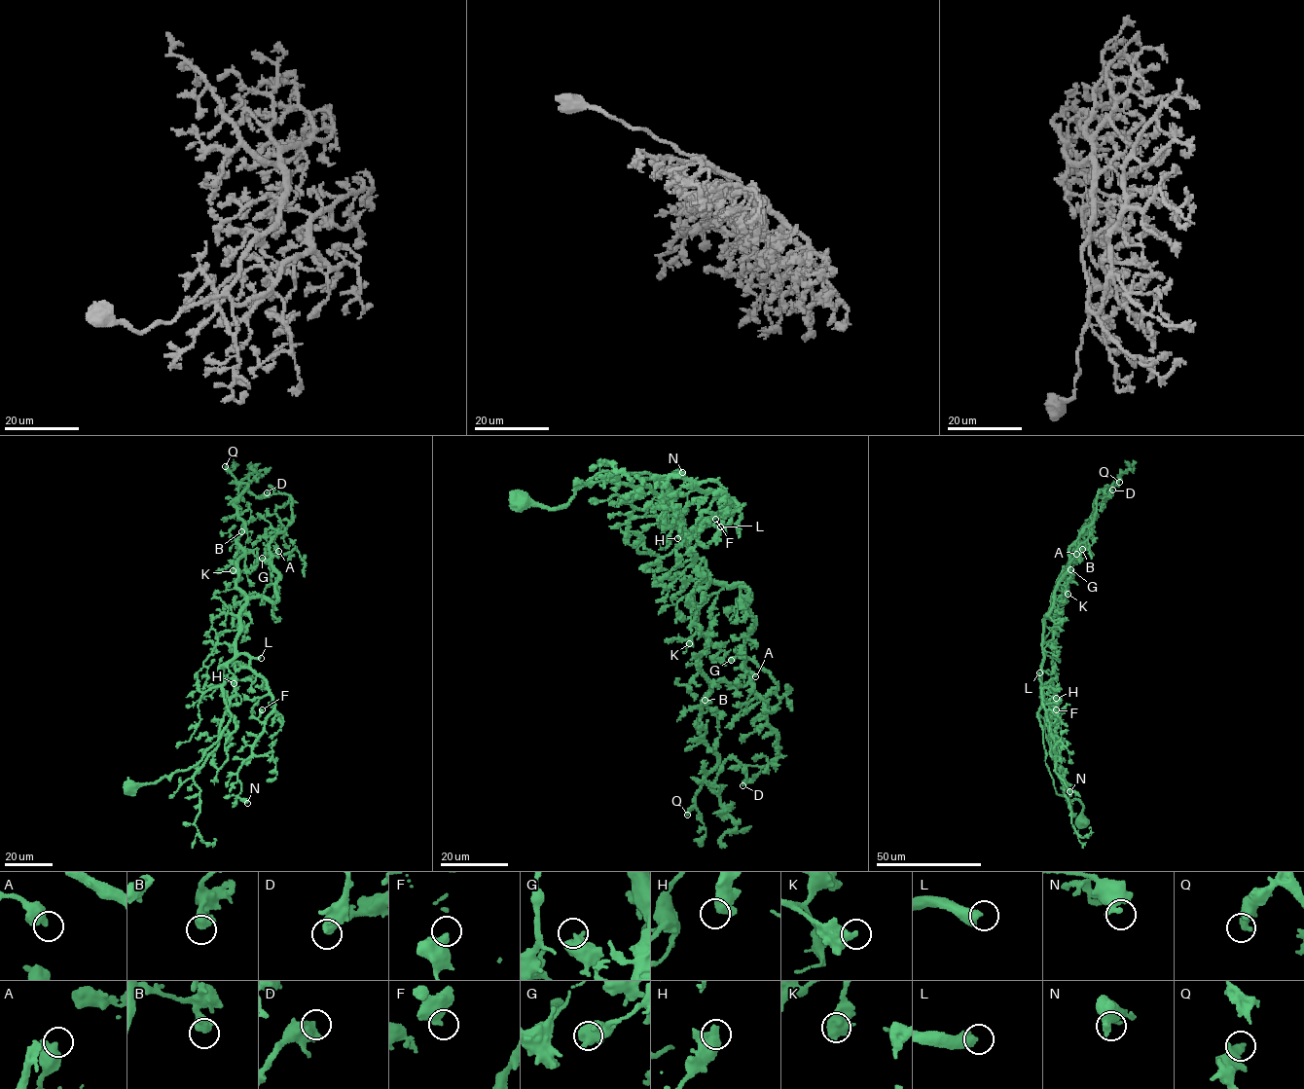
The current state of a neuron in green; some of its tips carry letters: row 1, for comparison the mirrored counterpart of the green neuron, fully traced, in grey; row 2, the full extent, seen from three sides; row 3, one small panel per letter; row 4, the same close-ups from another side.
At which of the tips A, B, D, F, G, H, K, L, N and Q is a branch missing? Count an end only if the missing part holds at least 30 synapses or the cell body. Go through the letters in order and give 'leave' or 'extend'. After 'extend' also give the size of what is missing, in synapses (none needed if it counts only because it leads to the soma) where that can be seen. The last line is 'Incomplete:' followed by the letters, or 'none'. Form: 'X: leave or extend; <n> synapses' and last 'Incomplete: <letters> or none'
A: leave
B: leave
D: leave
F: leave
G: leave
H: leave
K: leave
L: extend; 600 synapses
N: leave
Q: leave
Incomplete: L

